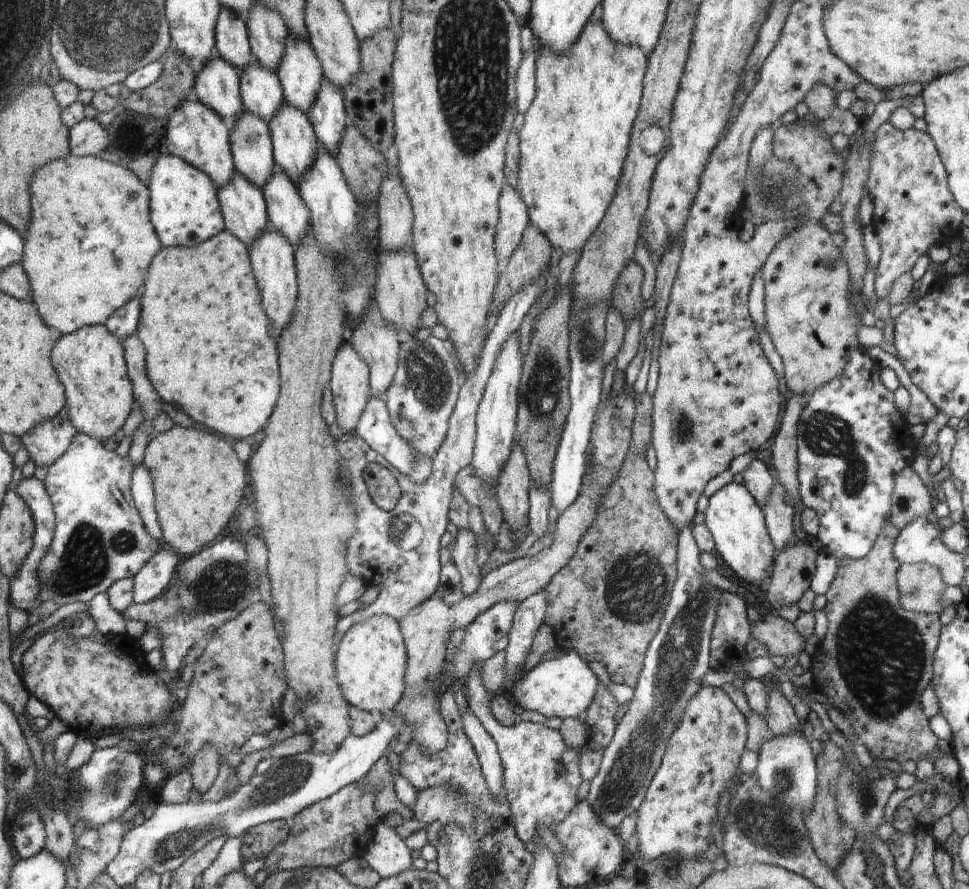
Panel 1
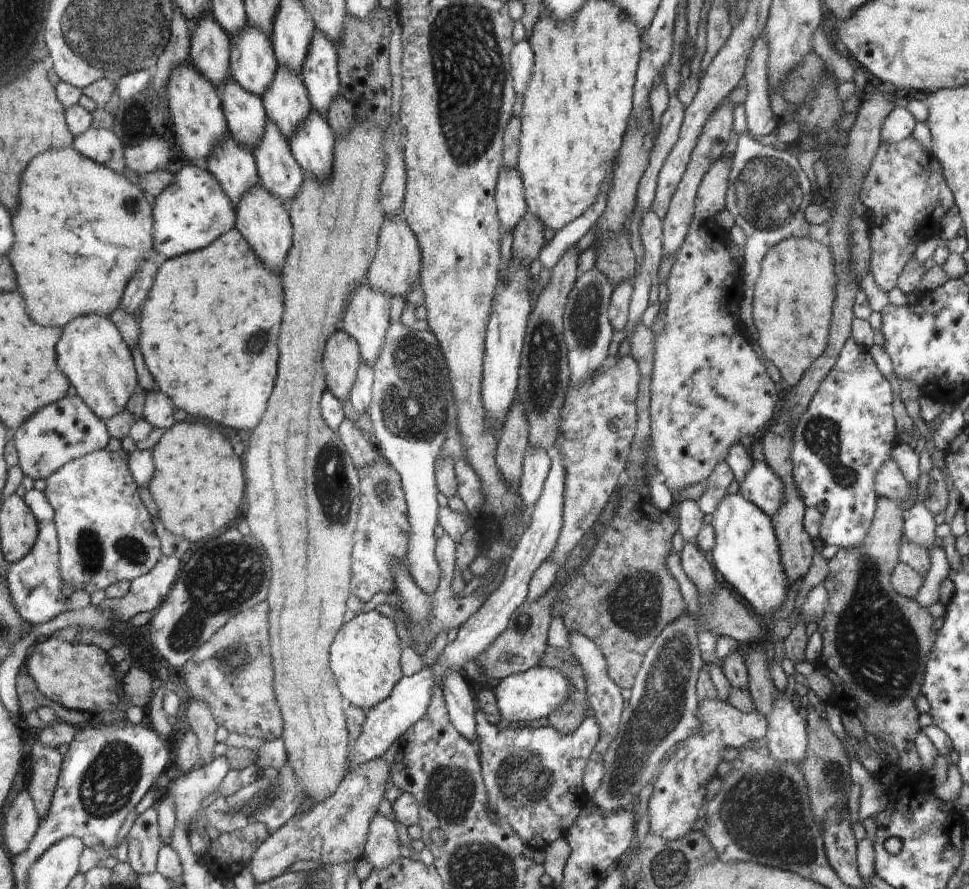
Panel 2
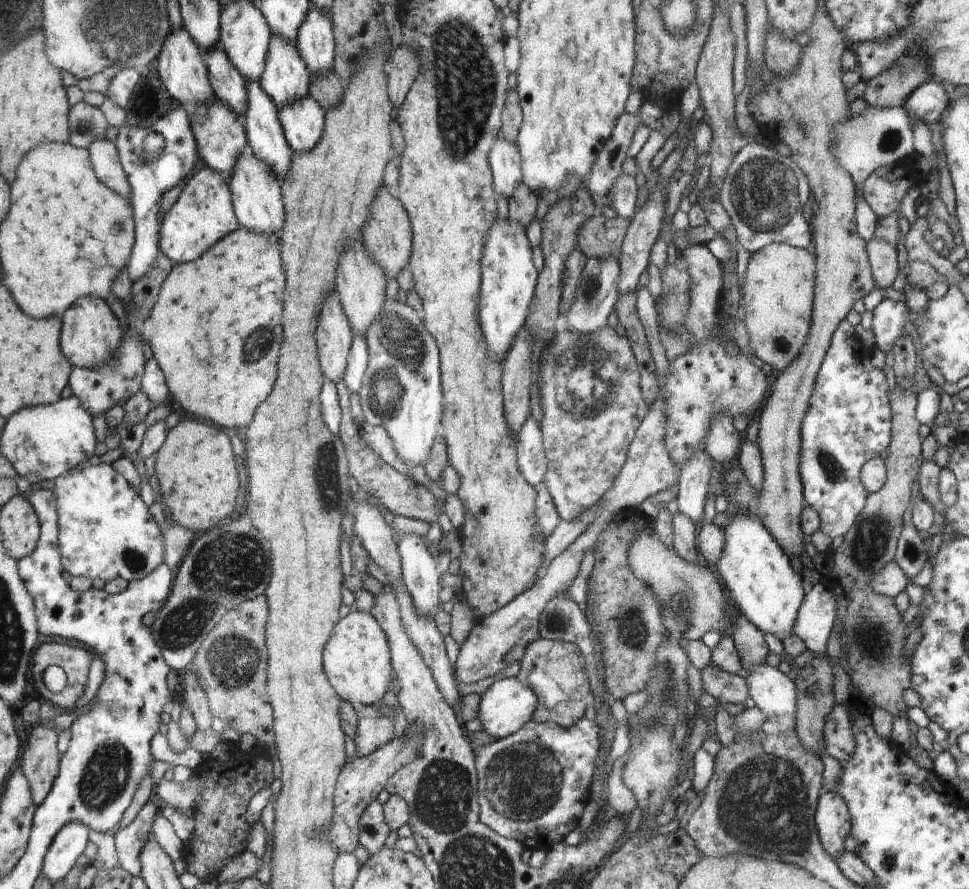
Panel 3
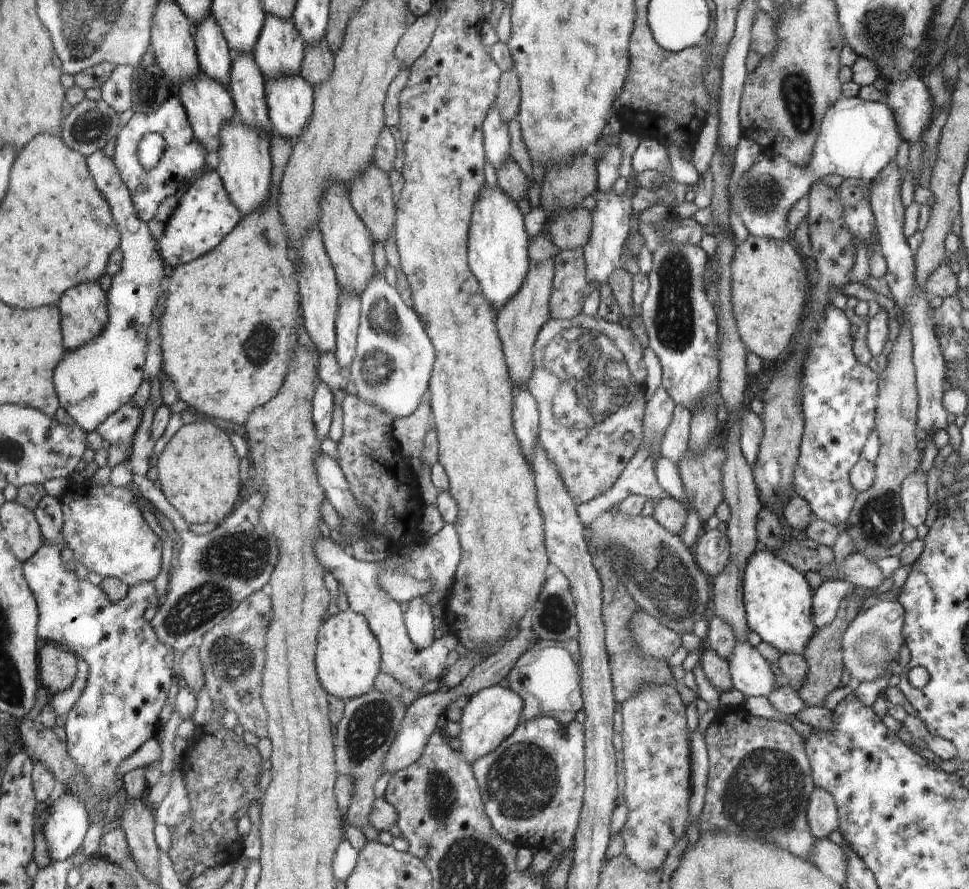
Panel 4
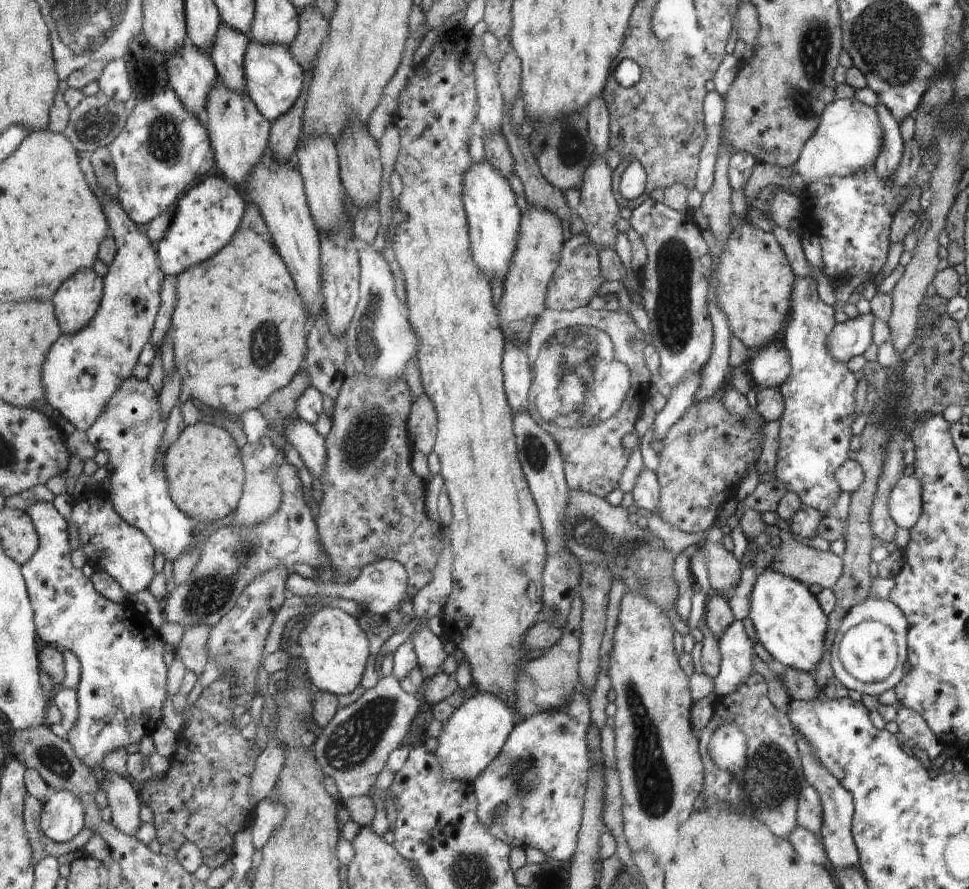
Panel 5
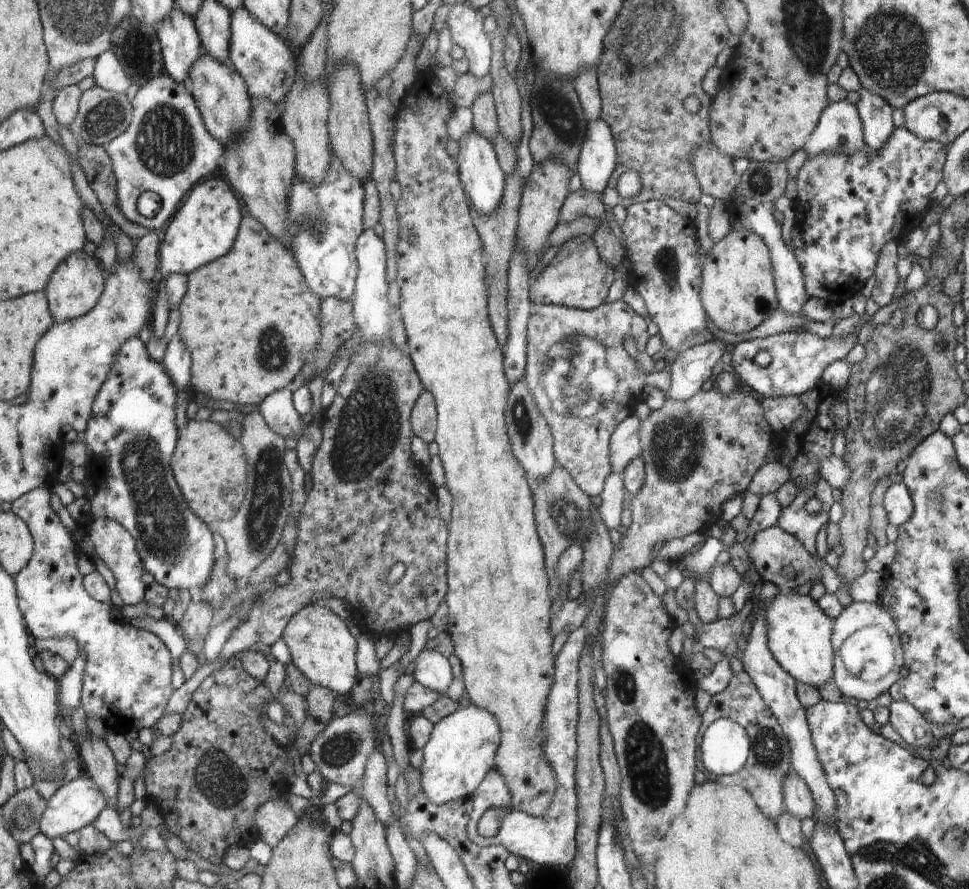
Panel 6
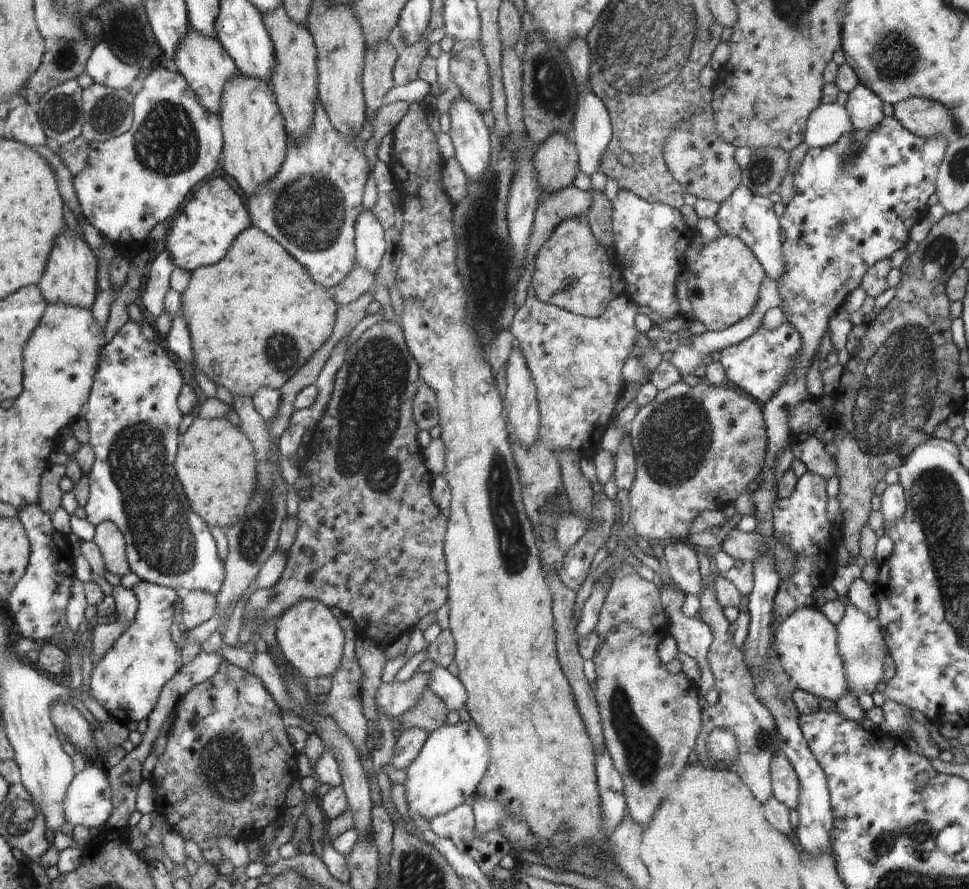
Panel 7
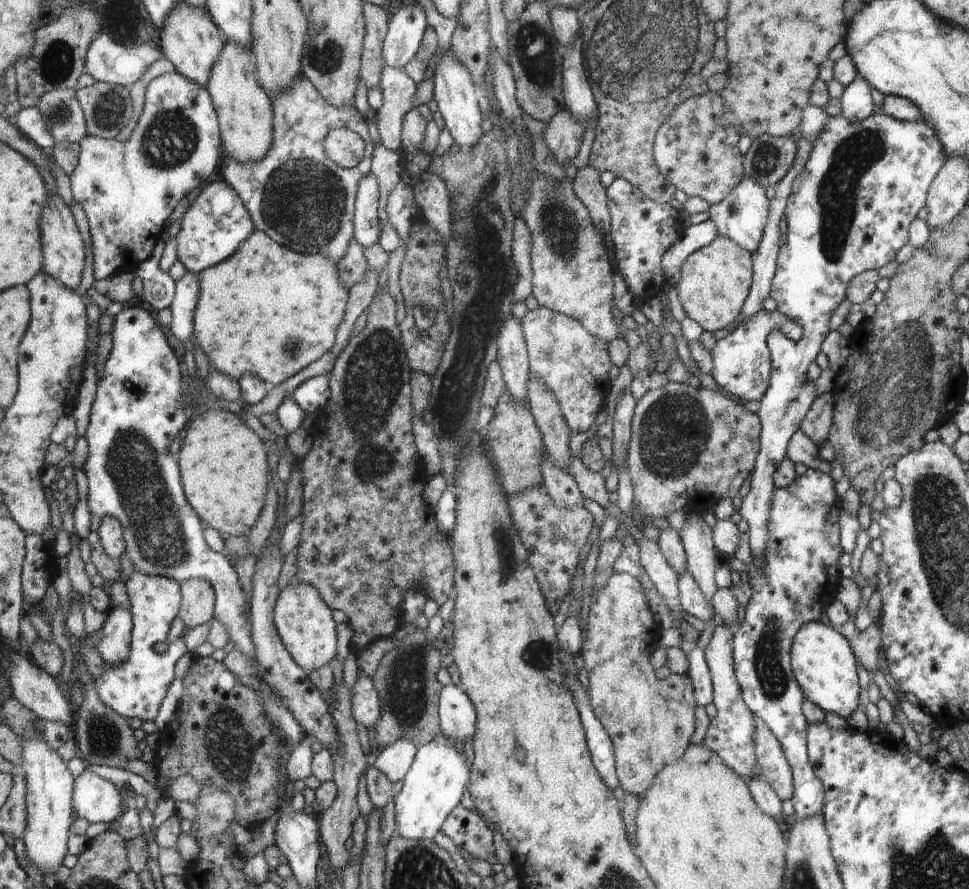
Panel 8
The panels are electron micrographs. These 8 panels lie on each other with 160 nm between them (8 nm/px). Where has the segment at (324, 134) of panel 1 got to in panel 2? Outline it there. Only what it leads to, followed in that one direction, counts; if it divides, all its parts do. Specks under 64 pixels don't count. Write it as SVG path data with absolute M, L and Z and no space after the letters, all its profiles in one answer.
M315 28L301 68L314 110L322 116L340 95L339 55L335 42Z

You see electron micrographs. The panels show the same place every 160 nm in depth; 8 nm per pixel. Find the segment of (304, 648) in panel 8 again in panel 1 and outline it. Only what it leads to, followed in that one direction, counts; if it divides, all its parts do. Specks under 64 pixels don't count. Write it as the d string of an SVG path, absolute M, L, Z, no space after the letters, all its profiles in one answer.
M372 615L362 619L354 623L353 625L346 625L346 632L342 636L340 640L340 644L338 645L338 650L336 652L336 660L334 660L334 664L336 664L336 680L338 680L338 686L340 686L340 690L342 690L342 694L345 694L349 703L352 703L352 706L359 708L360 710L369 712L371 714L388 714L392 712L399 704L399 702L403 698L403 694L406 690L406 670L407 670L407 647L406 640L403 638L402 627L399 625L399 622L388 615Z

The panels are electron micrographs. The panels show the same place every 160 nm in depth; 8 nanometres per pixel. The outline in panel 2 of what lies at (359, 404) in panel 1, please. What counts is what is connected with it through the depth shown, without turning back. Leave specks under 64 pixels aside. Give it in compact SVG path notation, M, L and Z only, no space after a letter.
M336 329L327 338L323 359L324 370L327 370L328 390L343 402L351 392L359 362L362 361L359 343L344 329Z

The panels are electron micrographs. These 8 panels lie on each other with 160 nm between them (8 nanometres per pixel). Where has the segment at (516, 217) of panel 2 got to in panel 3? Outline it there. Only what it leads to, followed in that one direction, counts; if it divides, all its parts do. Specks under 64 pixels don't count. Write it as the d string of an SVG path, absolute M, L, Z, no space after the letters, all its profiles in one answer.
M502 135L495 138L491 146L490 164L494 175L494 187L507 200L515 186L522 183L521 162L516 142L506 140Z

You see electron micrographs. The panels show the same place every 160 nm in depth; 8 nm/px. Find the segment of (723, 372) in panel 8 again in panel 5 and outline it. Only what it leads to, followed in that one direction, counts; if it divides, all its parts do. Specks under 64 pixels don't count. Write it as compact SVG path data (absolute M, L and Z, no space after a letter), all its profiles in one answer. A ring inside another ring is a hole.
M860 314L844 323L836 323L828 337L828 352L838 362L849 362L851 357L863 355L873 343L874 314ZM772 342L768 348L760 348L758 352L751 352L748 360L748 370L754 378L754 382L760 386L770 386L770 388L779 389L786 380L791 379L790 355L783 344Z

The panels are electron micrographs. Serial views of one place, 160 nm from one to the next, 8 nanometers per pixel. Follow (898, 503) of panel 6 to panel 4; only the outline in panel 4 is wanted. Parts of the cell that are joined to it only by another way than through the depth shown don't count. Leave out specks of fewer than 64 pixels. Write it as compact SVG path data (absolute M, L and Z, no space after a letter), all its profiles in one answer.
M932 435L927 436L925 442L927 445L923 450L923 457L918 468L901 482L899 490L904 522L906 526L913 526L914 528L924 524L926 512L928 512L928 507L931 505L931 502L928 501L926 480L930 468L935 465L934 459L937 457L939 450L933 442Z

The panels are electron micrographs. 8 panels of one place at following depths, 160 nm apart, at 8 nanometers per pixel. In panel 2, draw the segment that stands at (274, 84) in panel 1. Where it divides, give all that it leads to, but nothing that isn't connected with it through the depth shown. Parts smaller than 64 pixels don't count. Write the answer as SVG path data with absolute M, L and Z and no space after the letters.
M248 25L231 38L230 78L262 96L278 74L278 58L271 37Z

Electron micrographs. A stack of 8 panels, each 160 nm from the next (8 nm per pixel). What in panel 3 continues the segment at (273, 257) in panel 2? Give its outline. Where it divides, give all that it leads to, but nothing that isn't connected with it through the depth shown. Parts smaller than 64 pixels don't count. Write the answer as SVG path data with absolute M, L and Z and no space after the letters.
M246 145L239 152L235 168L226 178L240 226L258 234L280 236L286 222L286 204L283 202L282 183L268 163L256 158L251 146Z

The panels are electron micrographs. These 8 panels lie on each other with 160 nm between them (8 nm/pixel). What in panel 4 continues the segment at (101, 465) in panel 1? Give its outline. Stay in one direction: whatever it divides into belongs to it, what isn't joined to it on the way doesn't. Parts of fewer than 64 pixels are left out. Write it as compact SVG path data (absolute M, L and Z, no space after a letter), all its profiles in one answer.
M87 482L84 486L70 486L60 496L64 511L64 538L67 538L68 547L72 548L76 562L82 562L89 572L96 572L102 578L120 579L129 588L140 583L151 583L162 569L163 543L144 522L136 504L135 492L136 486L132 484L116 487L109 482L102 487L94 487Z

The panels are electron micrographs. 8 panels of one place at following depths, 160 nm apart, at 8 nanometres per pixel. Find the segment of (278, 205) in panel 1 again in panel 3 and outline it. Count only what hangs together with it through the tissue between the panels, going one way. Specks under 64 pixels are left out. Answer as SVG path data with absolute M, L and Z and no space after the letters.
M254 79L246 80L247 105L244 109L245 121L247 122L248 145L254 151L256 158L268 163L275 172L276 177L284 178L288 169L291 168L291 160L294 151L287 142L286 131L279 119L278 106L263 89L261 82Z

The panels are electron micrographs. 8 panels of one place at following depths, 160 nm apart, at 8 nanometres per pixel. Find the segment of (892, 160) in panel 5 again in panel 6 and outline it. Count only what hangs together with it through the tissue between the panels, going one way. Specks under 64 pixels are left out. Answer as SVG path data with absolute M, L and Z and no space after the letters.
M868 89L859 90L860 98L856 102L859 117L863 123L863 135L868 150L880 150L890 134L896 128L892 122L893 108L880 96Z

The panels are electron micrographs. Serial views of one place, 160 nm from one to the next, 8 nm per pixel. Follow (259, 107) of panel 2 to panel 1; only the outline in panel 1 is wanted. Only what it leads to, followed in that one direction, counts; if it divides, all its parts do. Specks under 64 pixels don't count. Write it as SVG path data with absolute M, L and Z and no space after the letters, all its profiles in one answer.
M244 109L230 126L230 131L235 170L263 191L265 182L269 181L276 166L270 124L256 113Z

